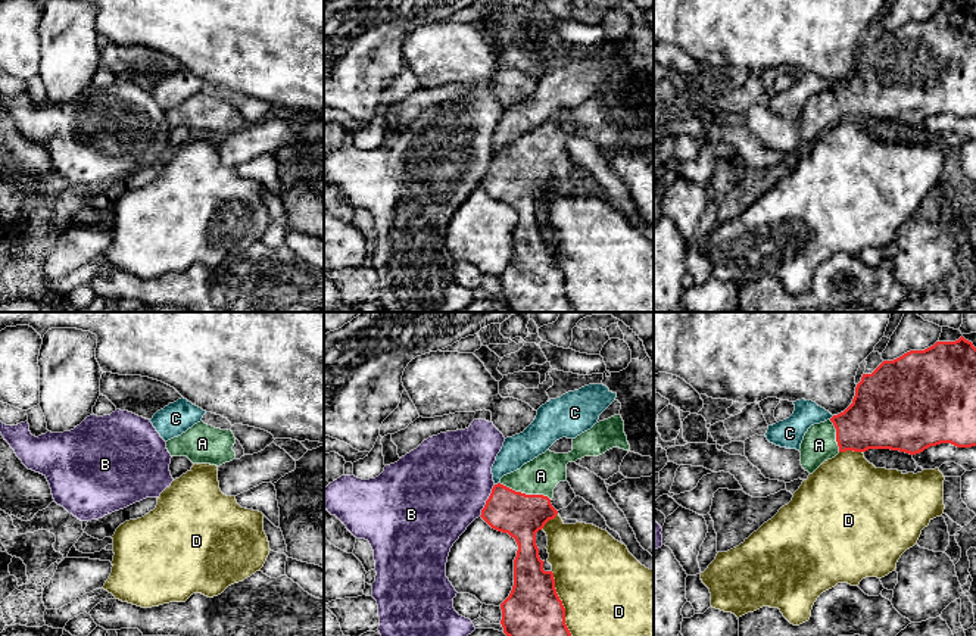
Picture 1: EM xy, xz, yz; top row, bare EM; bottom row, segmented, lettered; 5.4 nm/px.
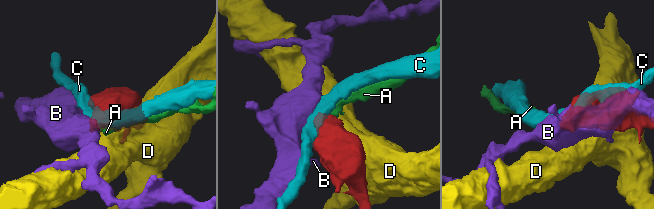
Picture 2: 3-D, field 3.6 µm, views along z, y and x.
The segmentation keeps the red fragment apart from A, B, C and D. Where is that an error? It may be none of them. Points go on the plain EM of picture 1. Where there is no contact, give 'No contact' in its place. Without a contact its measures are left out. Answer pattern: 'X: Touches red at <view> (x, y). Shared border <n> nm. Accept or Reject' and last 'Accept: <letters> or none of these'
A: Touches red at xz (524, 164). Shared border 300 nm. Accept
B: Touches red at xz (486, 171). Shared border 200 nm. Reject
C: Touches red at xz (498, 153). Shared border 40 nm. Reject
D: Touches red at xz (563, 277). Shared border 400 nm. Reject
Accept: A

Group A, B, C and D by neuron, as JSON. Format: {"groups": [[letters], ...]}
{"groups": [["A"], ["B"], ["C"], ["D"]]}

